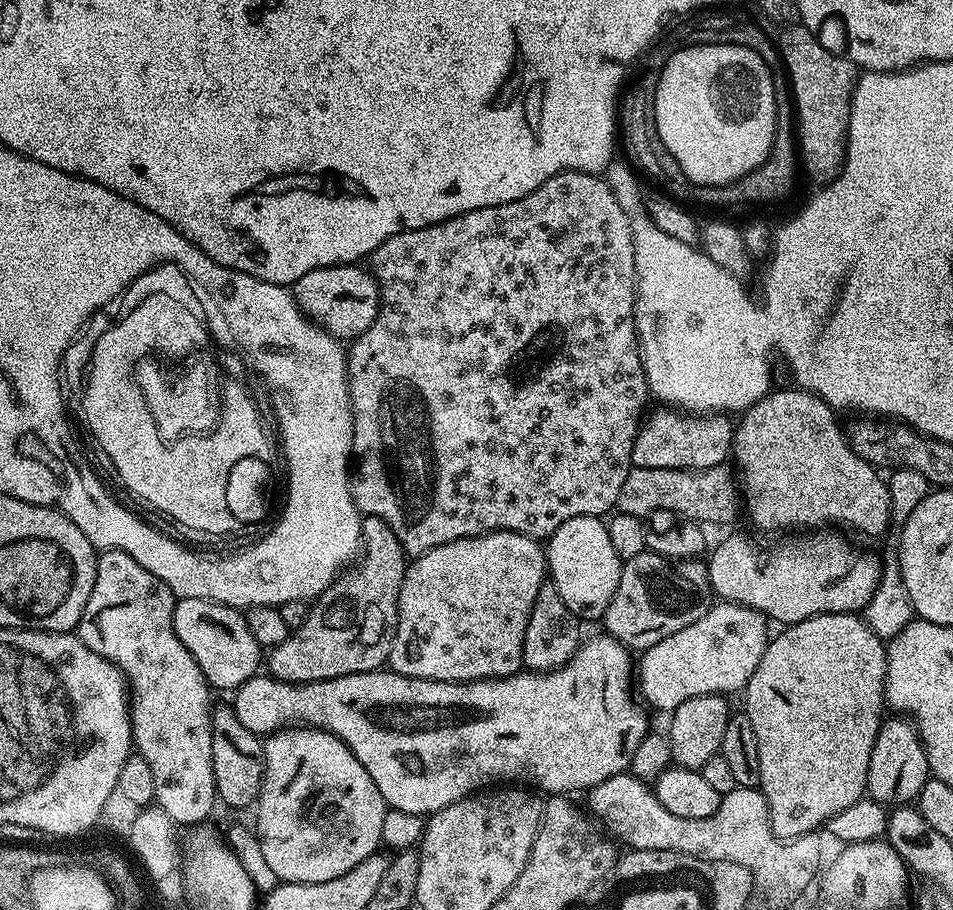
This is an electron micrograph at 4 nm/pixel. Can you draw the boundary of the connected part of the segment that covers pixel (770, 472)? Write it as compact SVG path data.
M791 386L792 388L780 388L777 387L775 390L769 391L768 395L761 398L758 403L752 405L751 408L748 409L747 412L743 413L739 417L738 423L735 425L733 434L732 434L732 454L731 459L733 461L736 460L736 464L734 463L735 471L738 473L738 488L739 491L742 493L742 504L744 507L744 504L746 507L748 507L748 516L750 519L752 519L752 524L756 528L761 528L764 532L784 532L787 530L787 528L796 528L792 530L824 530L827 529L829 526L836 526L832 524L845 524L848 528L853 528L856 532L861 532L864 536L880 536L883 534L884 531L887 530L888 524L890 525L890 521L892 520L892 495L888 493L888 484L886 483L885 477L884 480L882 477L879 476L877 465L872 464L869 462L869 460L863 460L862 457L859 456L859 454L852 449L849 437L846 435L845 429L844 432L842 429L840 429L840 424L838 421L836 421L837 413L834 411L833 408L831 408L823 398L820 396L816 396L813 394L813 392L806 392L803 388L799 386Z

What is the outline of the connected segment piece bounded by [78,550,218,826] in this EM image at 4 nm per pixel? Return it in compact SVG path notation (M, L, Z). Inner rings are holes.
M122 550L101 551L96 558L94 590L90 590L90 602L86 602L86 610L82 610L78 635L83 644L90 646L90 650L94 650L94 654L106 658L113 666L120 669L125 680L128 681L130 685L132 743L139 756L146 758L146 763L150 766L150 774L154 777L155 807L161 808L171 818L173 825L181 826L180 824L202 823L211 814L212 807L218 804L218 797L216 794L216 779L212 769L212 747L210 746L210 738L212 737L212 714L210 709L213 707L214 701L208 697L210 685L208 679L202 674L202 670L198 670L198 662L194 662L194 658L186 650L186 646L182 646L182 642L178 642L178 634L174 634L174 606L176 601L177 597L172 595L170 586L166 586L166 582L154 578L154 574L150 574L150 570L138 566L138 562L134 562L134 558L130 558L130 554L122 554Z

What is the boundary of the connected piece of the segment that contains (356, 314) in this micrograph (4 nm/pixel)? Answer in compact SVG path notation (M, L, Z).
M354 263L310 270L310 274L302 274L290 288L305 316L341 342L351 342L363 334L380 309L380 288L376 278L367 267L360 267L364 266Z

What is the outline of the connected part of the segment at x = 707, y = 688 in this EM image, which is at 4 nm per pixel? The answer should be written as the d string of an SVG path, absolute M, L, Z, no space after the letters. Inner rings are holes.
M720 600L709 605L701 618L643 651L636 670L639 695L652 707L671 712L690 697L739 693L765 653L768 627L767 617L745 604Z

